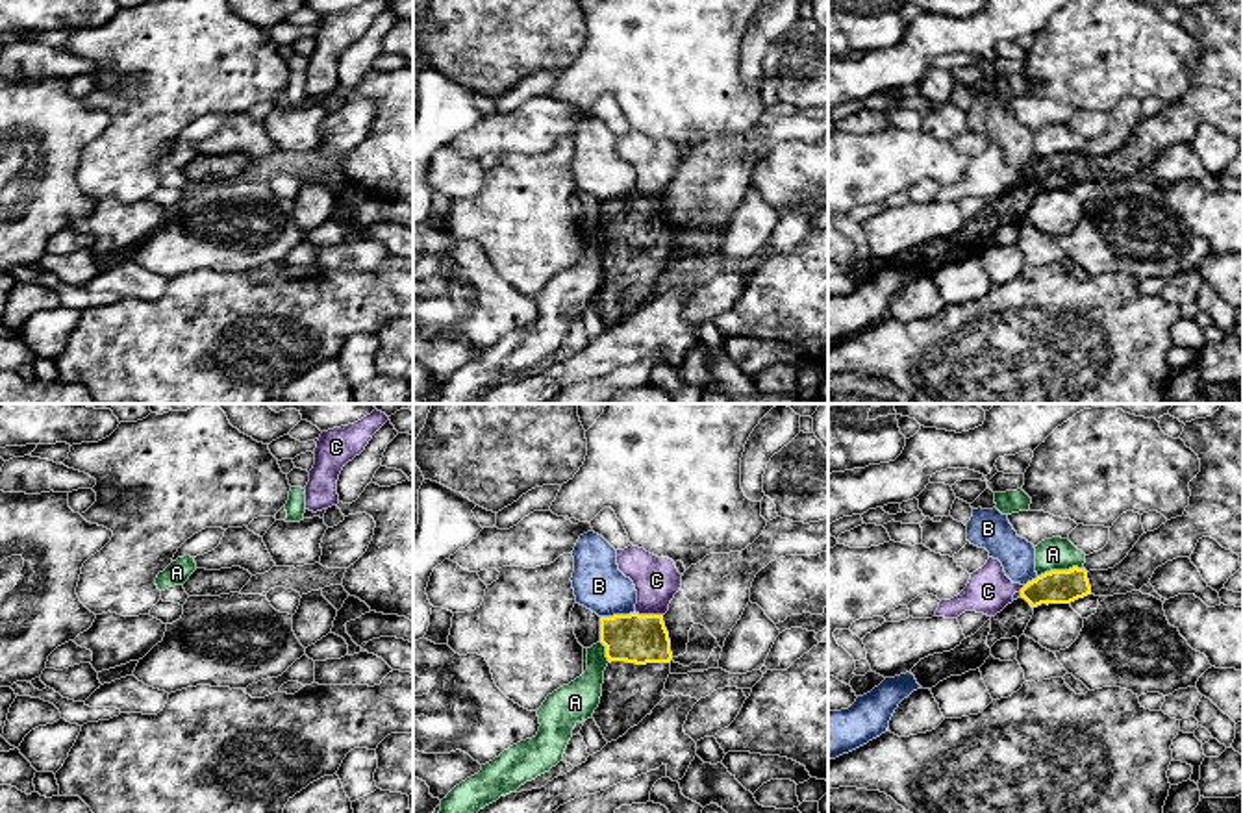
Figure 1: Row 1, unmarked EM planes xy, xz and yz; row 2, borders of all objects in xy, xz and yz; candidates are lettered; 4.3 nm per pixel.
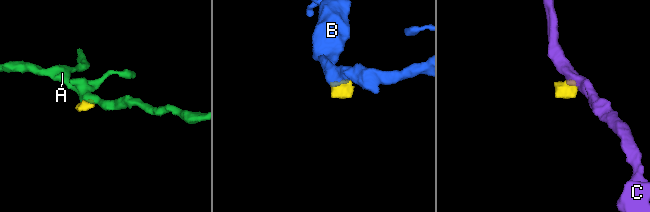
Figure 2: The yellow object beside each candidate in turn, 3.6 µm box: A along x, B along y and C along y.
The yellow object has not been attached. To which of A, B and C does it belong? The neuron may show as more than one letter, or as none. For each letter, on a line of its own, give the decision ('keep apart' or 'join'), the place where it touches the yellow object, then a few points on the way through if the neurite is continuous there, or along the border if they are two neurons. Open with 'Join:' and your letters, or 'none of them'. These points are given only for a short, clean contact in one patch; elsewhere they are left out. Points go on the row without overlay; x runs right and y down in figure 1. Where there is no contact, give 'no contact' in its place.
Join: none of them
A: keep apart; contact yz (1060, 156); border yz (1082, 152), (1051, 154), (1038, 162)
B: keep apart; contact xz (617, 200); border xz (634, 195), (623, 200), (601, 202)
C: keep apart; contact xz (649, 200); border xz (634, 197), (662, 200)

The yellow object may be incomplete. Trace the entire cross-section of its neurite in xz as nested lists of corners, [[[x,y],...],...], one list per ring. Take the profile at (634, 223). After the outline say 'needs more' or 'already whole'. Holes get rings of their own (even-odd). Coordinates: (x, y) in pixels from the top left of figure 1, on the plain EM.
[[[635,196],[600,202],[600,228],[609,248],[593,304],[611,328],[637,311],[665,283],[672,237],[663,200]]] | needs more

